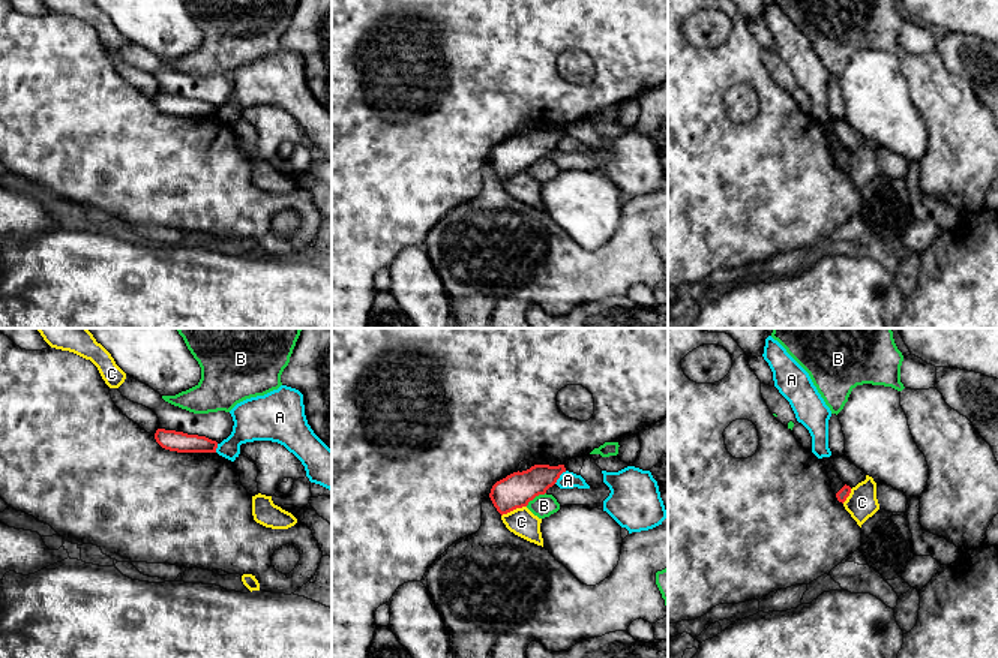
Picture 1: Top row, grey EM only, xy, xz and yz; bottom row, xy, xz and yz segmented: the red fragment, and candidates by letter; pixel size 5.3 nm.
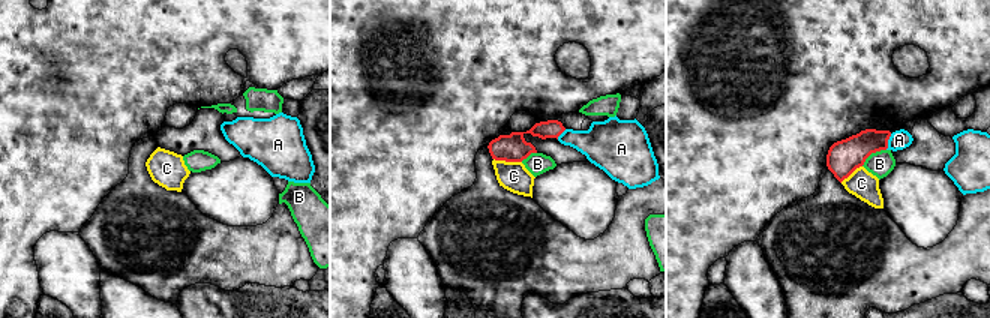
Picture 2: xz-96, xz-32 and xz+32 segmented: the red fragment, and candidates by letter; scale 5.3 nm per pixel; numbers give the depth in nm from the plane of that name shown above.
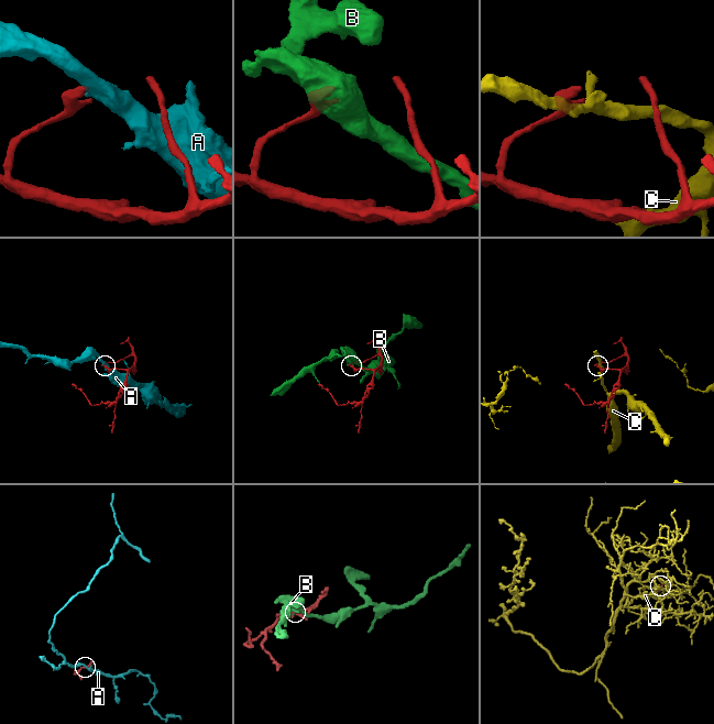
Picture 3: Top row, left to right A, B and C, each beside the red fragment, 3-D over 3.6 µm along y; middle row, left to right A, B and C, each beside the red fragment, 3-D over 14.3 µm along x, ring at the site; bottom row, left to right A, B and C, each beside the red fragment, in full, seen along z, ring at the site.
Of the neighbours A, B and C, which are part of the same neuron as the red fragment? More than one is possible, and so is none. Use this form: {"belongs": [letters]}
{"belongs": []}

